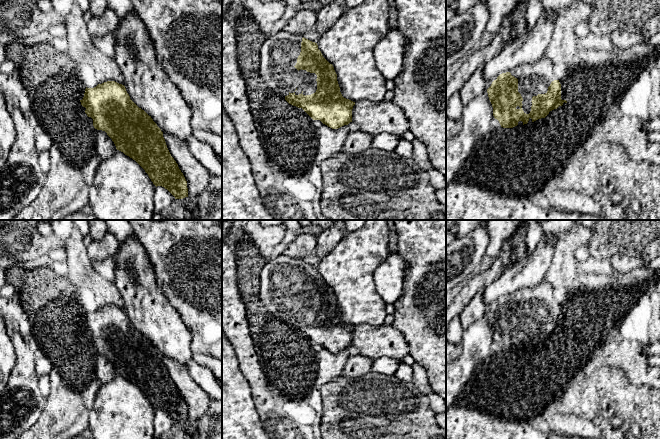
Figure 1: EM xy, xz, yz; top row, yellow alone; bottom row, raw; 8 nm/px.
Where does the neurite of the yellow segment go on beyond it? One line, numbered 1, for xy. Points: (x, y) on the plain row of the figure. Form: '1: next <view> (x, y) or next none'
1: next none

